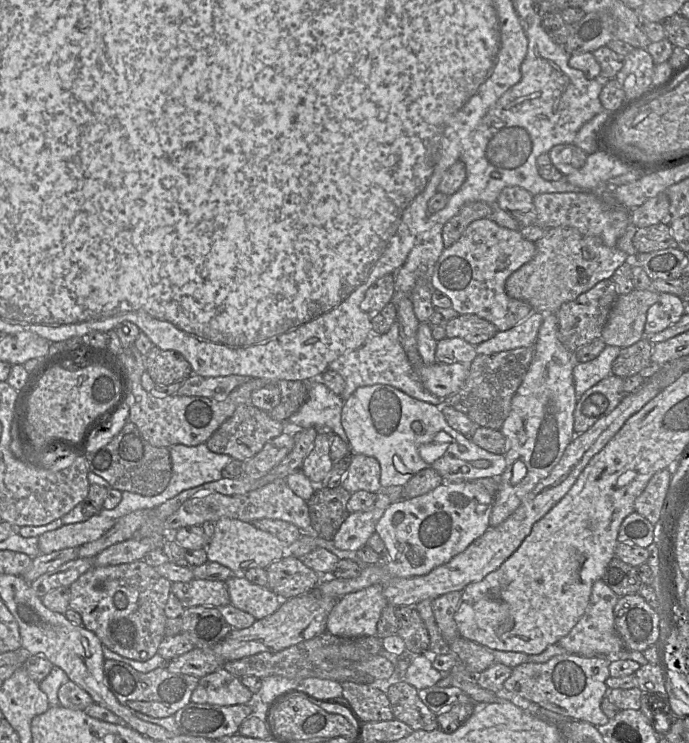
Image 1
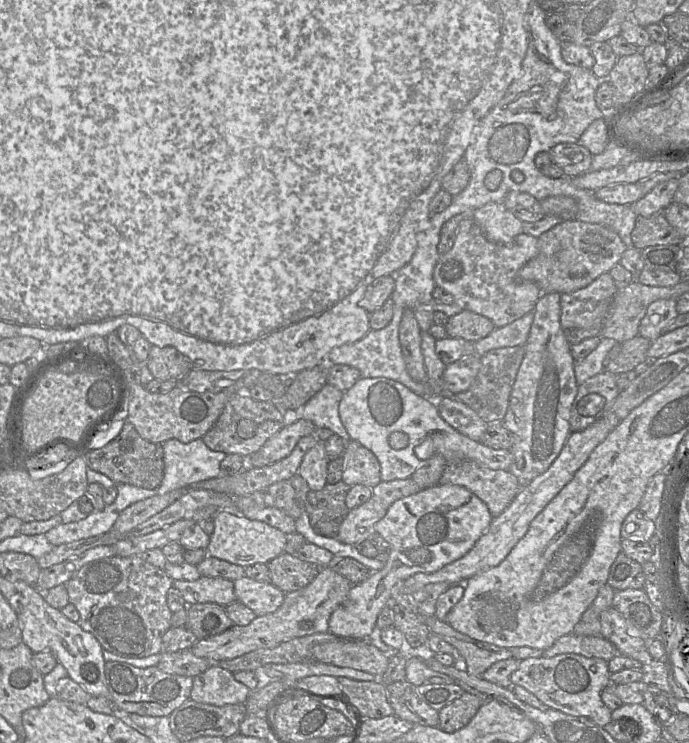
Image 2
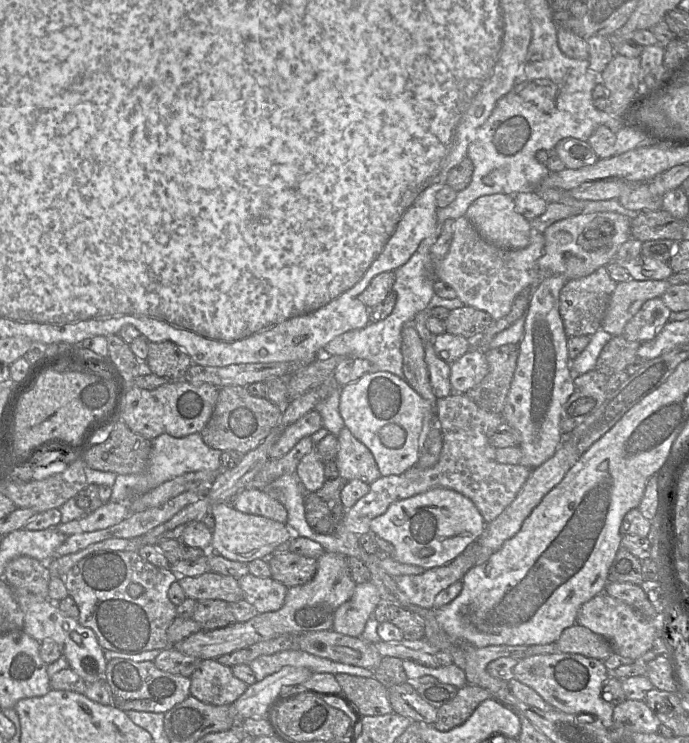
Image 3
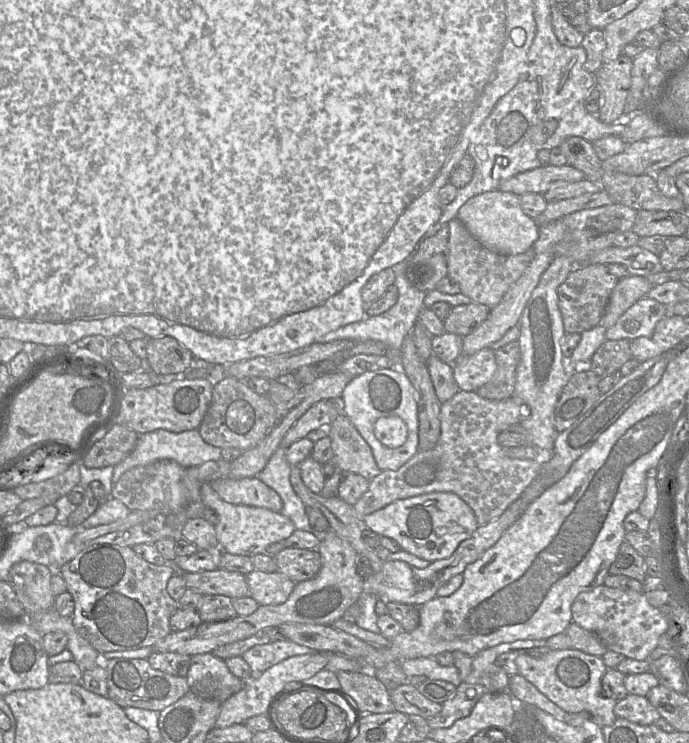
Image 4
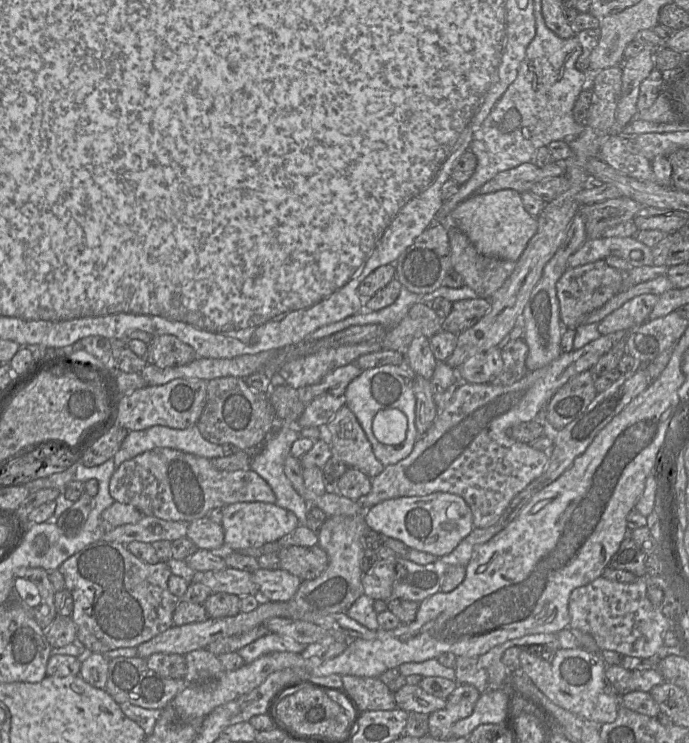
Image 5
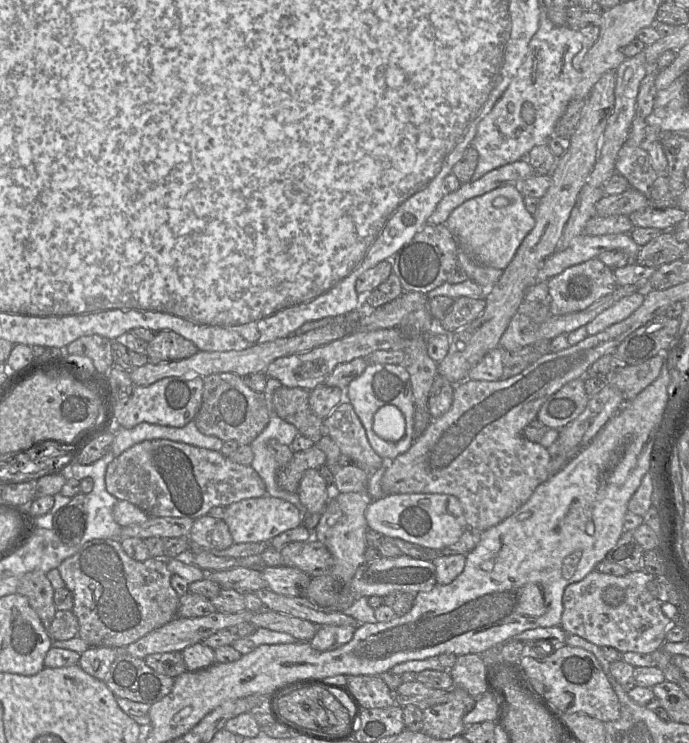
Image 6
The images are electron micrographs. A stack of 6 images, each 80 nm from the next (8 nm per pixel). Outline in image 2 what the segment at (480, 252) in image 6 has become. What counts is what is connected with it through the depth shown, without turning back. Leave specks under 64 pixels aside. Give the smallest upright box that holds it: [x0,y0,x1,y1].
[473,203,523,244]

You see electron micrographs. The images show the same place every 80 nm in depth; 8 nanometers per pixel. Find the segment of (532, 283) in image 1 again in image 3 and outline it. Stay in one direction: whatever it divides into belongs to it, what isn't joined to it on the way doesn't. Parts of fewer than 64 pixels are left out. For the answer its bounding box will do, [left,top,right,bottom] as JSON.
[537,212,631,279]

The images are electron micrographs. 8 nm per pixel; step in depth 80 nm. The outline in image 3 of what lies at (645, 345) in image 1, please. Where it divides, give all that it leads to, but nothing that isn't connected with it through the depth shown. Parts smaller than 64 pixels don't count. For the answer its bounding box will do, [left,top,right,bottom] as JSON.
[595,336,639,376]

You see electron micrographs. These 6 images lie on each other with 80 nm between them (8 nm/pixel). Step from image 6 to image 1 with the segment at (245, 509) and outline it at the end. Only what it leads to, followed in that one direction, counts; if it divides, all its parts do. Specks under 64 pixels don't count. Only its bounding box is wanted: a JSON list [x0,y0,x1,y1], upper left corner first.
[206,518,287,576]

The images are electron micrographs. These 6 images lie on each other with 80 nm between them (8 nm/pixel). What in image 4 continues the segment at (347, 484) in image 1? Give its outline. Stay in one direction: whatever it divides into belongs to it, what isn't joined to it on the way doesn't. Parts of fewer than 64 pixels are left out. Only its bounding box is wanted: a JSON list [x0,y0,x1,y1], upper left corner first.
[328,412,382,480]

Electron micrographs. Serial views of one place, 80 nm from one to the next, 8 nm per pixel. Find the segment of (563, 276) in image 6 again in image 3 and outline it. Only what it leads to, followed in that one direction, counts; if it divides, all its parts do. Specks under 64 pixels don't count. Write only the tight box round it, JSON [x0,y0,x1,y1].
[559,267,616,337]

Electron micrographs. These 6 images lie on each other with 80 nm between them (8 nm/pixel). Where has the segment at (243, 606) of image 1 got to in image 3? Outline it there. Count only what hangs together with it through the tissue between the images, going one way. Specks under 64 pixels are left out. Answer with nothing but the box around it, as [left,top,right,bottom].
[237,573,288,613]

